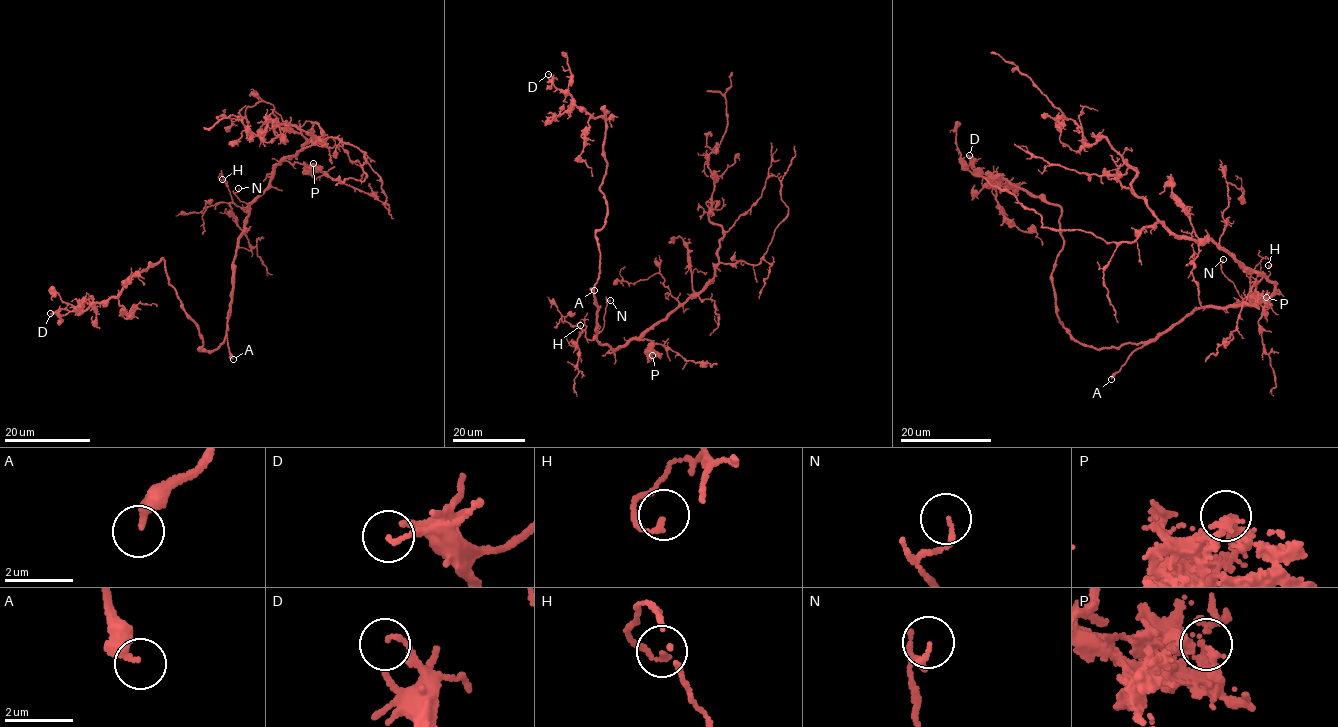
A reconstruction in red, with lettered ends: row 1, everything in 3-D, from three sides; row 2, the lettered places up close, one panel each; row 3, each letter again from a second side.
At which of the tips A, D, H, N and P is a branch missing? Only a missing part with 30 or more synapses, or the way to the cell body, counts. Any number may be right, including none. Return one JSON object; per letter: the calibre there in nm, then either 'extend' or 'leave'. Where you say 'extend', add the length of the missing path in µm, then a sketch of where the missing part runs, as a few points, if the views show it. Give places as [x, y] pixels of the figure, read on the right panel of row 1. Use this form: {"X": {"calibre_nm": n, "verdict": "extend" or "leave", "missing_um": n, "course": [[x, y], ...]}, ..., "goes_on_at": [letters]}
{"A": {"calibre_nm": 340, "verdict": "extend", "missing_um": 130}, "D": {"calibre_nm": 120, "verdict": "leave"}, "H": {"calibre_nm": 140, "verdict": "leave"}, "N": {"calibre_nm": 130, "verdict": "leave"}, "P": {"calibre_nm": 200, "verdict": "leave"}, "goes_on_at": ["A"]}

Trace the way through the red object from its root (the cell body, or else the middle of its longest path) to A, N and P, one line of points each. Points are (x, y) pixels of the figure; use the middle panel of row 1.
A: (596, 323), (598, 307), (594, 302), (594, 292), (589, 290), (594, 290)
N: (596, 323), (596, 336), (604, 327), (606, 300), (610, 300)
P: (596, 323), (596, 341), (615, 349), (633, 339), (653, 341), (650, 357), (652, 355)

